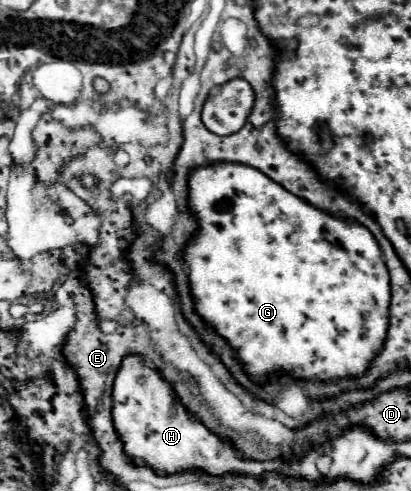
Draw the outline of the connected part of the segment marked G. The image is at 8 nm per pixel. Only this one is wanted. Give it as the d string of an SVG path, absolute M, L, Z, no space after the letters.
M216 163L216 167L204 167L204 171L196 171L196 175L192 175L188 187L190 187L190 207L200 219L200 231L196 233L196 239L192 239L186 247L186 263L190 265L190 285L196 309L204 317L204 321L208 321L238 351L238 359L244 363L246 373L258 383L274 379L274 375L280 371L286 371L296 379L320 379L320 381L362 375L368 369L372 355L380 351L380 339L384 339L384 331L388 331L388 303L390 303L388 269L382 261L382 251L374 235L362 223L324 213L322 209L310 205L308 201L292 195L276 181L268 179L264 173L252 167L244 167L240 163Z

